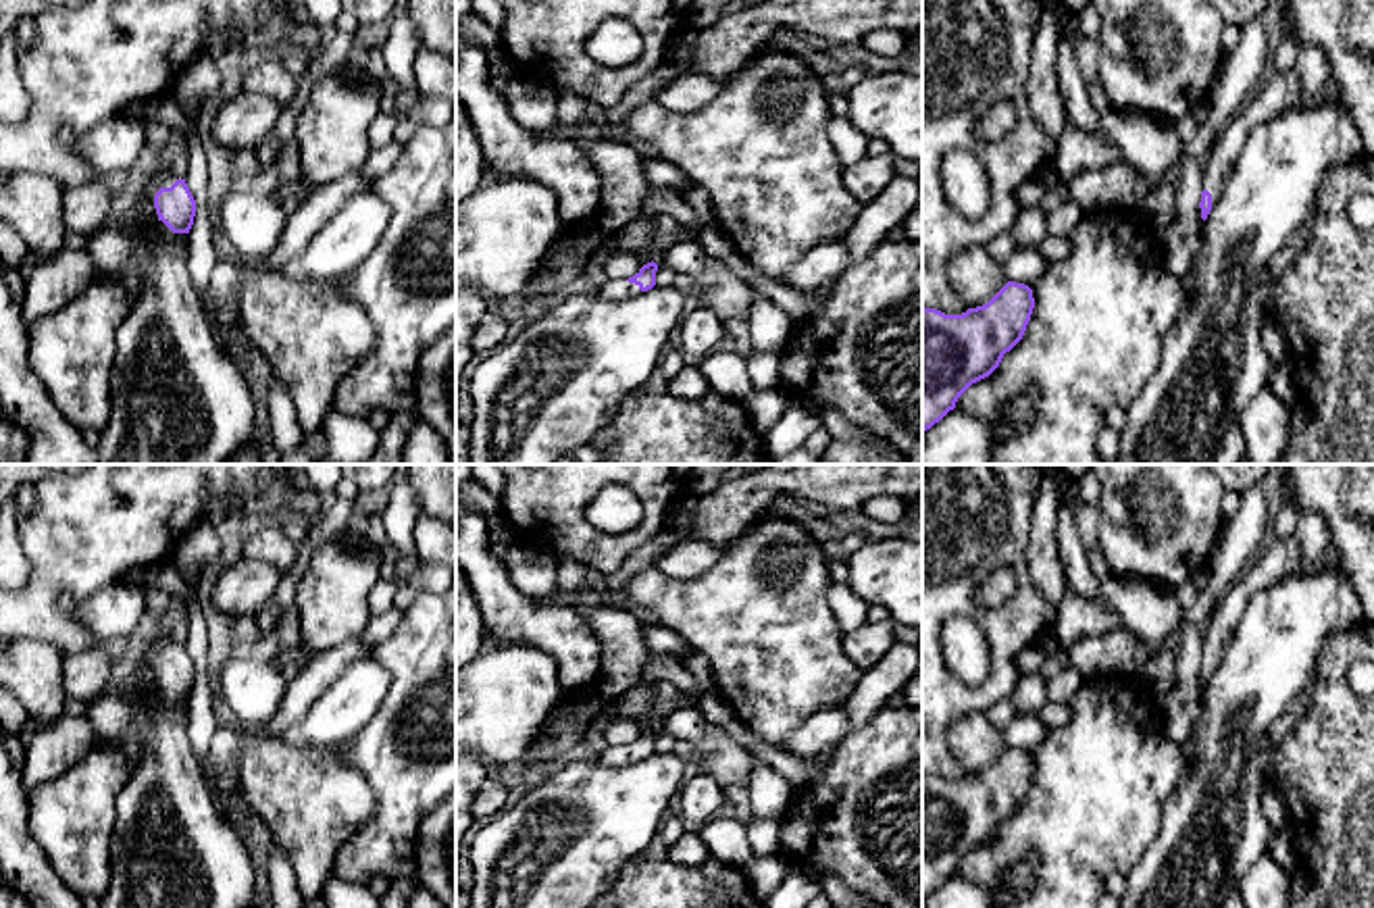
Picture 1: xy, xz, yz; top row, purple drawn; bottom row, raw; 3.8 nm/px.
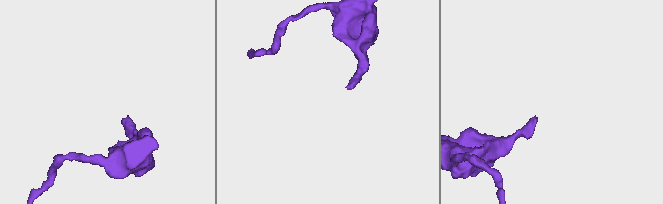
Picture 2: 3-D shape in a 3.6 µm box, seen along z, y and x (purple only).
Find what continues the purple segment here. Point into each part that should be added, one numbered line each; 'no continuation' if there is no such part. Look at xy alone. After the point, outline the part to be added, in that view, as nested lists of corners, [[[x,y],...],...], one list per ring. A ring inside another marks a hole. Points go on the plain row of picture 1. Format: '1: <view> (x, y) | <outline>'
1: xy (161, 642) | [[[162,627],[154,633],[150,644],[146,646],[142,660],[154,662],[160,654],[171,654],[177,648],[177,641],[169,637]]]

